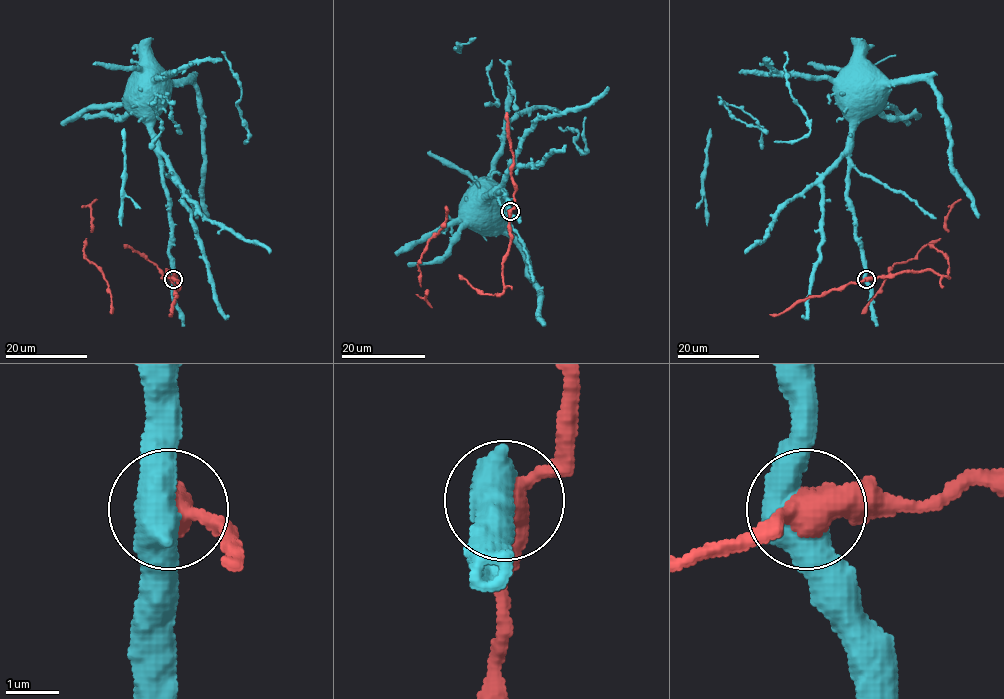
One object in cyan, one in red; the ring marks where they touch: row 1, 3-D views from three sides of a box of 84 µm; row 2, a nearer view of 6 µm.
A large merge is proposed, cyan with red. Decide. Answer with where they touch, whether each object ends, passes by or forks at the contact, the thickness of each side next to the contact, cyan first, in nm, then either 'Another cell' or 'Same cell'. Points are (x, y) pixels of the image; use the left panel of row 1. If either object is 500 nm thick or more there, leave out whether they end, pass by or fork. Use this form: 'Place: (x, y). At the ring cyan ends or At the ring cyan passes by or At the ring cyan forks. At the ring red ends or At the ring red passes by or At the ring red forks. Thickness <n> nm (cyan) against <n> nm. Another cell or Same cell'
Place: (173, 279). Thickness 550 nm (cyan) against 500 nm. Same cell

